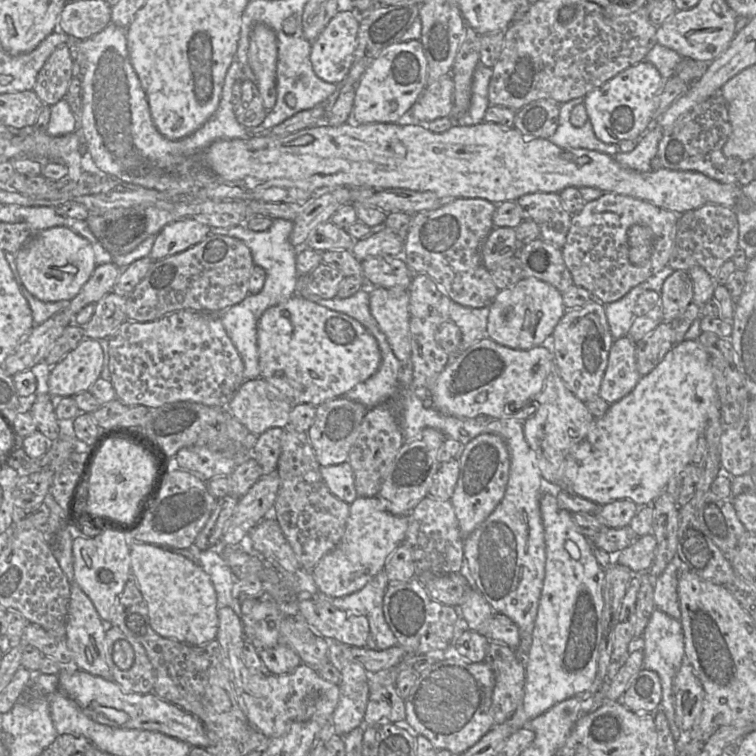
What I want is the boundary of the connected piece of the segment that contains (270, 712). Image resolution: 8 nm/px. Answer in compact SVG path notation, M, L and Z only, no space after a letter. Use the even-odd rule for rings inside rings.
M225 606L218 609L218 618L216 639L230 667L238 705L253 728L270 739L285 734L296 722L331 722L331 716L339 702L338 685L323 679L314 667L305 663L284 675L250 670L243 660L242 648L245 637L239 614L233 607Z

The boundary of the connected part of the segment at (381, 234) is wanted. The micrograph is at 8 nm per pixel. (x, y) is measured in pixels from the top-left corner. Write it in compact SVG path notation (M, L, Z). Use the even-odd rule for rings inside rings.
M383 229L355 241L350 250L360 262L373 256L401 257L404 252L404 240L389 229Z

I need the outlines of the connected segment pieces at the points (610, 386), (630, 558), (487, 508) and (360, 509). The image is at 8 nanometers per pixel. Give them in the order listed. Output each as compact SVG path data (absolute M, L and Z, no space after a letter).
M627 335L614 340L599 396L613 404L629 394L641 378L637 370L636 343Z
M653 533L639 536L628 547L621 550L619 553L609 553L616 555L616 562L623 566L628 567L634 574L646 572L650 569L653 563L657 541Z
M485 433L465 445L458 460L459 476L450 502L465 540L496 509L504 497L509 479L510 455L500 436Z
M358 497L350 504L344 535L332 551L323 556L311 571L321 594L343 597L361 590L377 573L384 570L393 551L404 541L408 515L396 516L387 511L377 497Z

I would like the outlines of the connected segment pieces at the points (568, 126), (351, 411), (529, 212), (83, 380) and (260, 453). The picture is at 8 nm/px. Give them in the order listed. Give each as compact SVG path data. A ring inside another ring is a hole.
M578 97L560 104L559 124L549 140L563 148L585 148L614 156L619 151L618 145L599 140L589 120L581 127L575 127L571 124L571 110L583 102L584 98Z
M344 397L325 401L316 407L316 417L307 435L321 466L347 462L350 448L358 437L360 426L368 410L363 404Z
M535 192L519 197L516 202L522 209L524 220L533 220L538 224L540 228L539 238L558 249L562 249L566 242L573 215L564 209L560 194Z
M84 339L50 368L48 392L54 399L88 391L101 377L104 353L97 339Z
M270 428L257 436L252 457L260 465L262 474L267 475L277 469L281 454L283 428Z

